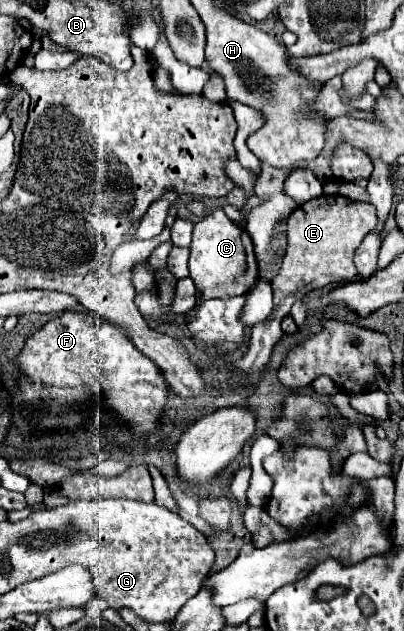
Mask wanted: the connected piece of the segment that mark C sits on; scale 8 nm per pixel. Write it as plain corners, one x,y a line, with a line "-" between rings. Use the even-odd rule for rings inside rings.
215,209
207,213
201,221
195,223
193,241
191,241
191,257
189,257
189,277
197,287
197,303
207,299
223,299
233,295
245,295
251,291
259,279
259,265
253,249
253,241
249,233
233,223
223,209

